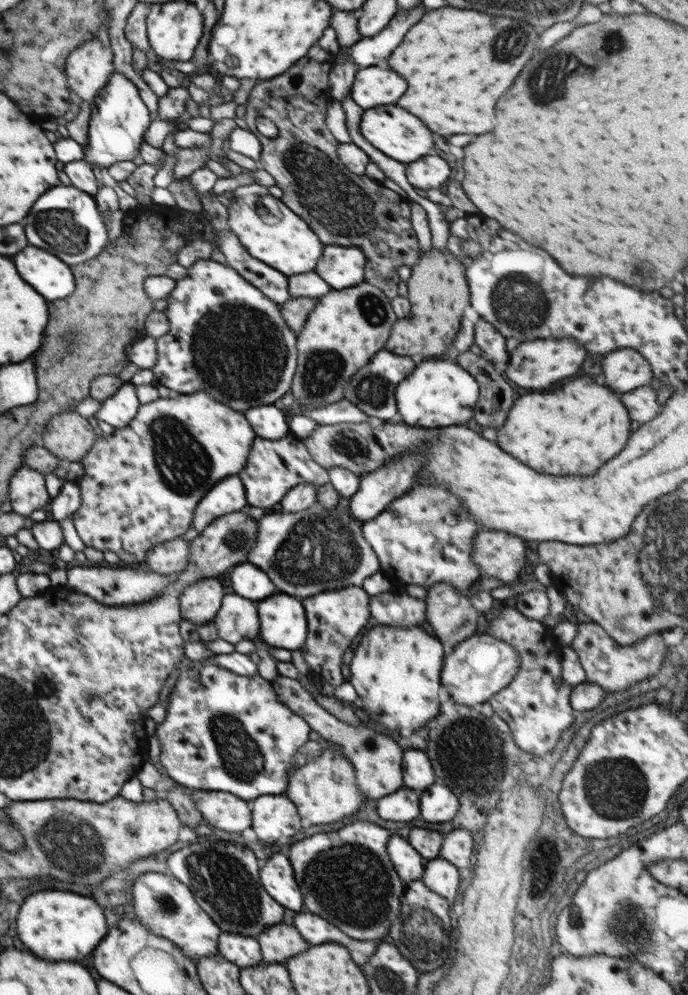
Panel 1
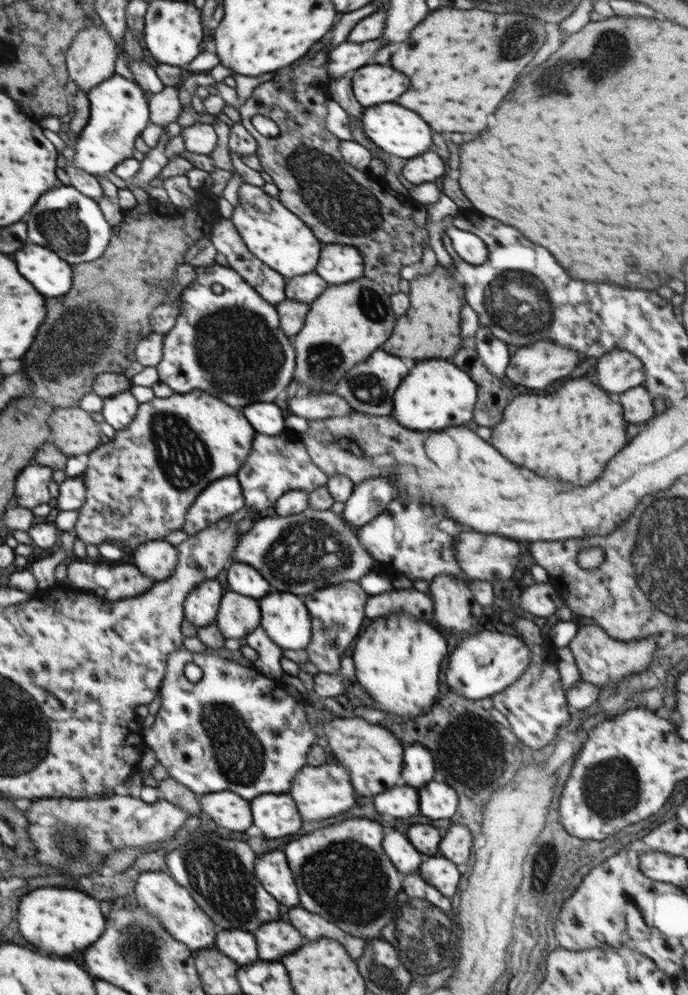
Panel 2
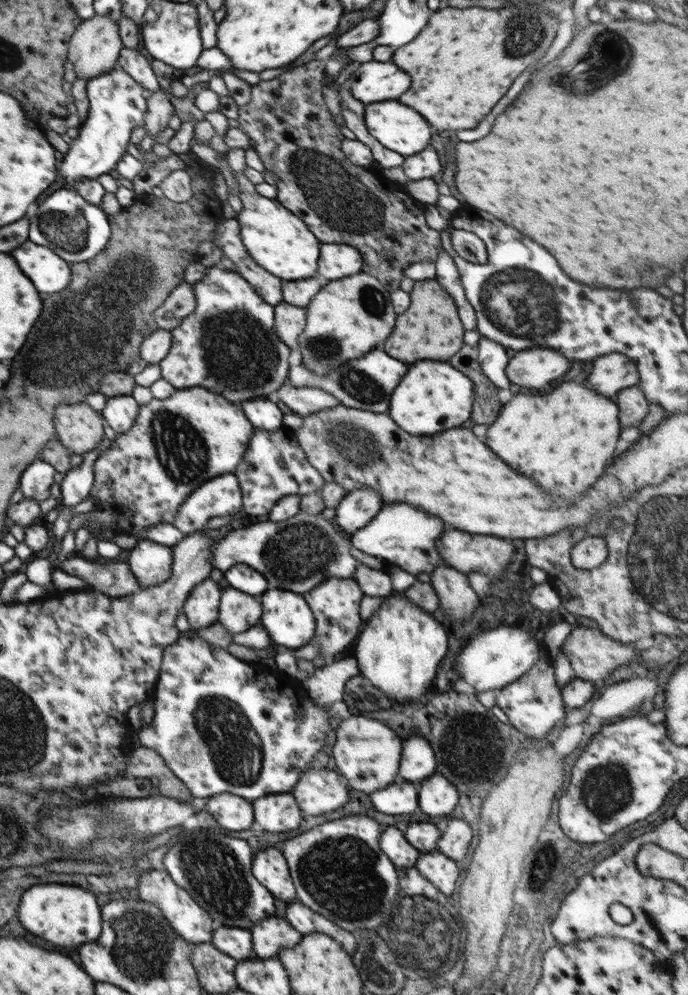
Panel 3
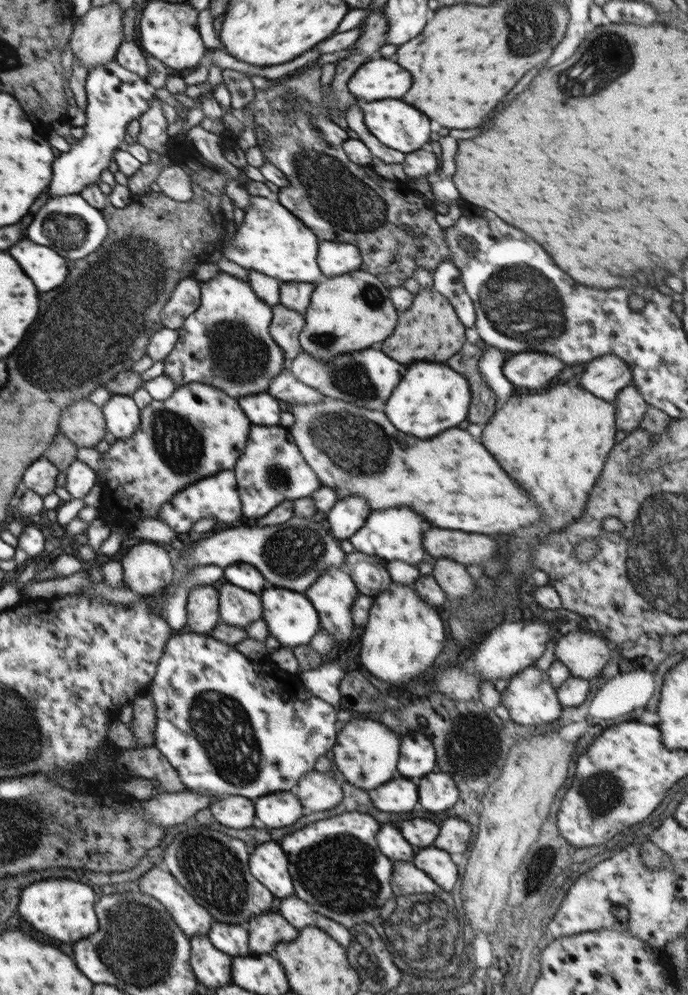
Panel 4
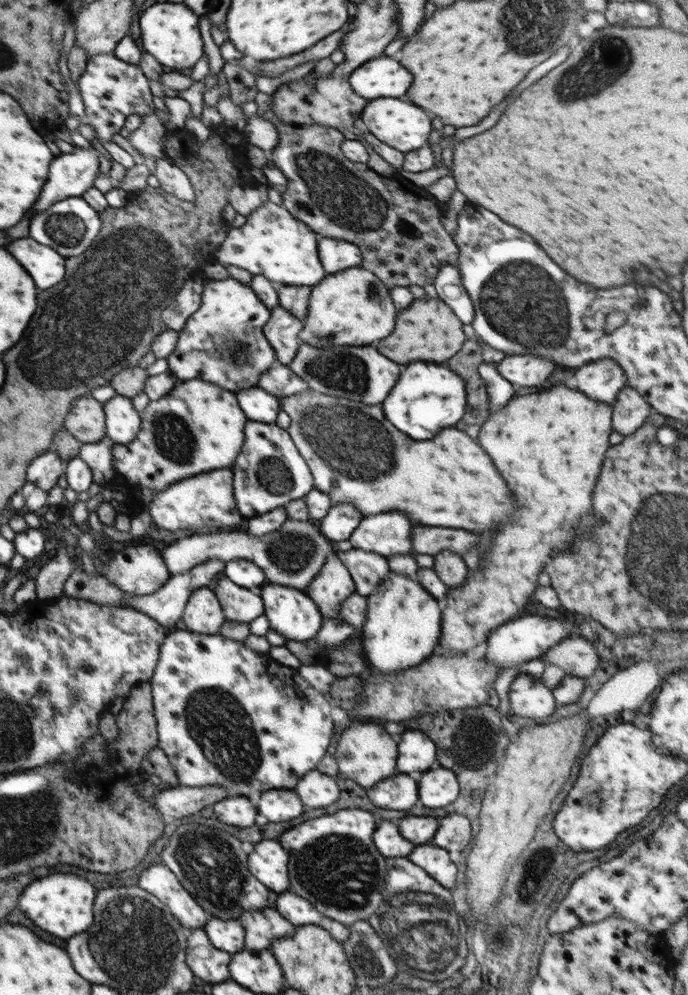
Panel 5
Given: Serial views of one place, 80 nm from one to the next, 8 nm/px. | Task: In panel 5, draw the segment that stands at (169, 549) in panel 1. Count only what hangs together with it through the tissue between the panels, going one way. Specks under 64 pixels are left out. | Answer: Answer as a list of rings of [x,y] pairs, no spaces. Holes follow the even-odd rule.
[[[130,544],[124,552],[118,552],[108,563],[101,563],[106,568],[104,576],[128,596],[148,596],[160,589],[172,575],[161,552],[151,545]]]

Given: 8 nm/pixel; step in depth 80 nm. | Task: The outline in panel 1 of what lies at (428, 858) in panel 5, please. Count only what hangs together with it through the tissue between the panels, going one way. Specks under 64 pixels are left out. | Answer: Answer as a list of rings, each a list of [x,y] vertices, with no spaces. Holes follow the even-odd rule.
[[[439,856],[426,861],[421,881],[432,892],[452,902],[458,894],[463,875],[457,866]]]

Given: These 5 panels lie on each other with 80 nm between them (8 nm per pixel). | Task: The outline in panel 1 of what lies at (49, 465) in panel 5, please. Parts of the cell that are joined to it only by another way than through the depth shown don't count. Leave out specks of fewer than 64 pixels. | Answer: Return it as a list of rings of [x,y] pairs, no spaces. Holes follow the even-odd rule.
[[[20,467],[9,479],[9,501],[13,512],[28,516],[34,510],[48,506],[51,496],[45,485],[46,473],[30,467]]]

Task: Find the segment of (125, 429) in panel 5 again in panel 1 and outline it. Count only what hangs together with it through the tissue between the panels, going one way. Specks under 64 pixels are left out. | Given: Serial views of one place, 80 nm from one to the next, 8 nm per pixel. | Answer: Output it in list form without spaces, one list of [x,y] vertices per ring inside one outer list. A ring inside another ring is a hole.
[[[125,382],[114,395],[101,403],[101,408],[94,416],[119,429],[126,426],[138,414],[140,405],[135,386]]]

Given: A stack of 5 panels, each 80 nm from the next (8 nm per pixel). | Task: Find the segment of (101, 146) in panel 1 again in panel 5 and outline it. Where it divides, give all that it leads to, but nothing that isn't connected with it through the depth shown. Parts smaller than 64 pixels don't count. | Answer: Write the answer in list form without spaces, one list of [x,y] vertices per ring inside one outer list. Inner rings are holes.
[[[114,53],[96,54],[89,57],[84,74],[79,78],[77,84],[84,107],[86,107],[84,121],[94,127],[94,132],[101,145],[113,142],[112,138],[125,126],[128,116],[132,114],[143,116],[155,110],[148,80],[149,78],[140,66],[128,64],[116,58]],[[75,148],[74,154],[62,153],[52,160],[48,180],[42,188],[34,214],[40,214],[48,206],[68,197],[81,197],[94,187],[98,176],[101,156],[94,148]]]

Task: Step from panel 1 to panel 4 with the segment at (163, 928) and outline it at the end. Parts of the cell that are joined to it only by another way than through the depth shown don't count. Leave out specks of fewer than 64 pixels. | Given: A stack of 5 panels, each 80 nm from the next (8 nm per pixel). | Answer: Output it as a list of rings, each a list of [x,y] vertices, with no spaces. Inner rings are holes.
[[[150,866],[140,877],[139,888],[144,894],[161,902],[174,922],[187,937],[207,935],[214,923],[212,915],[194,902],[194,898],[164,867]]]

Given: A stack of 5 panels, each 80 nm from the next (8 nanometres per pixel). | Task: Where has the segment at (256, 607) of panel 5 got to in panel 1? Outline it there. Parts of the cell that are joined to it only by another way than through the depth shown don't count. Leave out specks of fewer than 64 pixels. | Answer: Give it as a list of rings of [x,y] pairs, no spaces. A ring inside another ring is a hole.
[[[236,593],[225,594],[222,605],[212,624],[219,638],[236,644],[240,640],[254,640],[259,636],[260,622],[257,602]]]

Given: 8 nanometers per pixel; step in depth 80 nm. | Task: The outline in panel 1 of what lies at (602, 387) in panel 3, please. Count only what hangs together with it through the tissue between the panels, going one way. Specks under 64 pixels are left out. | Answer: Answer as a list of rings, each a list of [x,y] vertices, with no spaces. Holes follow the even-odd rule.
[[[619,349],[606,353],[603,360],[606,386],[617,394],[653,385],[650,363],[638,351]]]

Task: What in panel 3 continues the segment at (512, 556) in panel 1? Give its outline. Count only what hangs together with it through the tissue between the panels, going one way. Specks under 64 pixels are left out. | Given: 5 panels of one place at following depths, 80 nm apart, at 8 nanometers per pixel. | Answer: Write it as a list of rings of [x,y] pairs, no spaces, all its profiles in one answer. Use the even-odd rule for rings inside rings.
[[[447,530],[438,540],[437,549],[441,554],[445,564],[452,568],[468,574],[470,572],[481,572],[486,576],[501,576],[502,572],[508,568],[511,563],[514,546],[506,539],[497,536],[473,535],[469,532],[460,532],[460,530]]]

